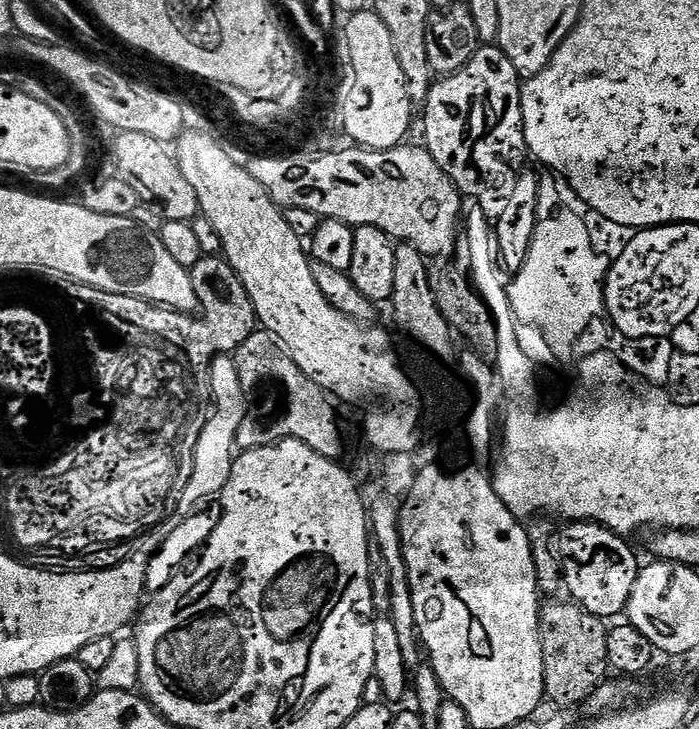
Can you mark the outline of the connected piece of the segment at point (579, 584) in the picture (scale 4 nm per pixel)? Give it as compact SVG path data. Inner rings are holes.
M572 522L559 533L558 553L563 561L564 587L567 595L581 608L601 618L616 616L625 611L630 602L630 594L634 590L634 582L638 578L642 564L636 561L636 552L628 545L629 541L617 532L591 522Z

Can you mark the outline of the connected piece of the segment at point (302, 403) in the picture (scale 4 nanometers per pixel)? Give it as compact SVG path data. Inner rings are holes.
M263 330L252 332L250 338L242 342L234 359L240 375L243 399L248 399L248 409L244 416L242 412L242 419L235 429L235 447L240 452L265 448L277 444L279 440L301 440L327 460L341 459L344 436L340 433L339 422L336 421L336 404L327 392L299 369L272 333Z

